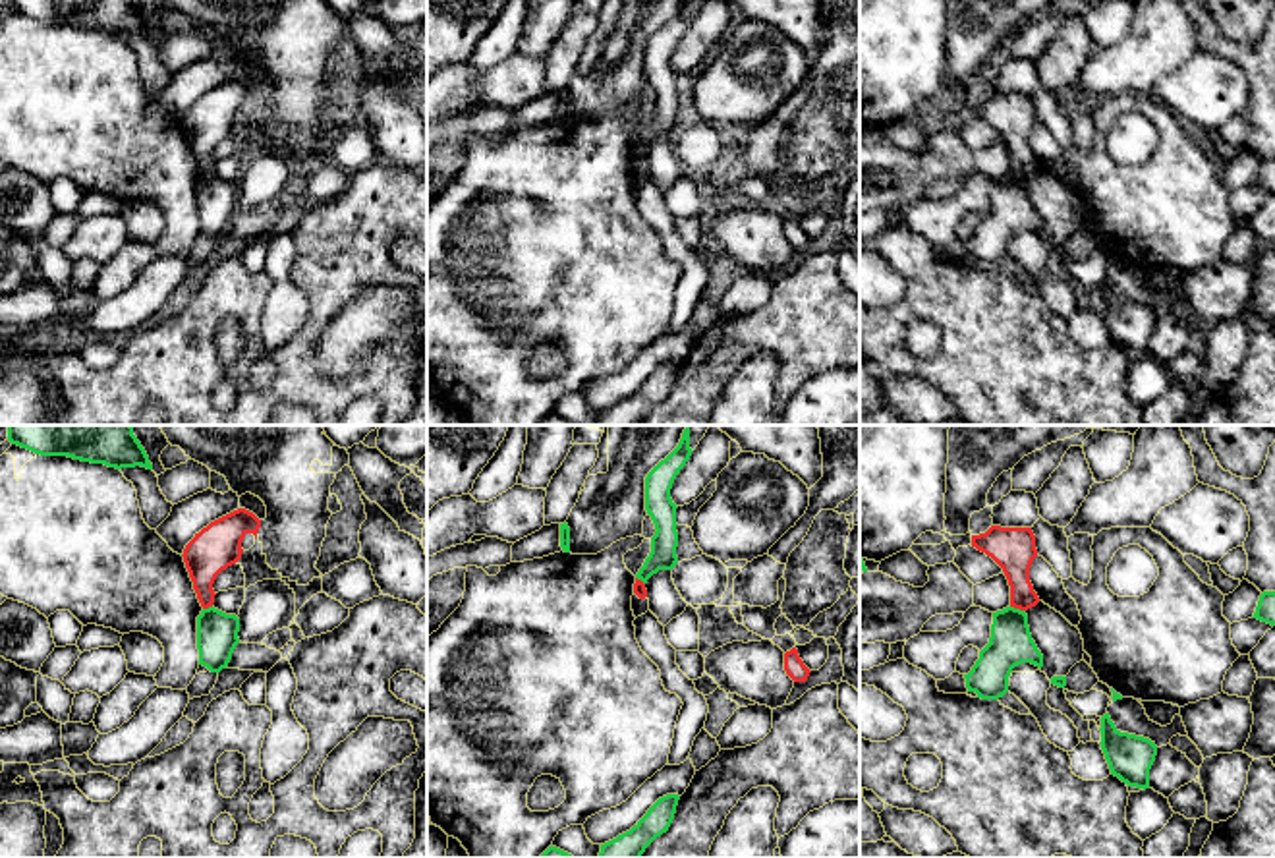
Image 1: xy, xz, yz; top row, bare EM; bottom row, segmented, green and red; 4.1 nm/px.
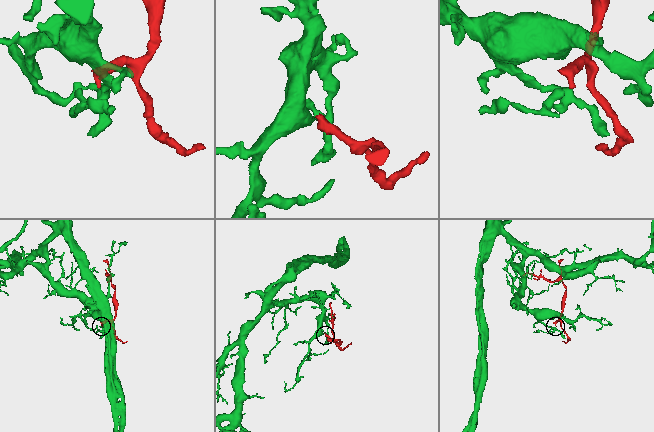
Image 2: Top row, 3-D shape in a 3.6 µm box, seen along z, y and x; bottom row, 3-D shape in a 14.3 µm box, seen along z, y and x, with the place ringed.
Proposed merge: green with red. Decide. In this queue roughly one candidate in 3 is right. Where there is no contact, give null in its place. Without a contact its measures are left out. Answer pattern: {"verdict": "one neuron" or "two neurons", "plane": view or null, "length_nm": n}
{"verdict": "two neurons", "plane": "yz", "length_nm": 70}

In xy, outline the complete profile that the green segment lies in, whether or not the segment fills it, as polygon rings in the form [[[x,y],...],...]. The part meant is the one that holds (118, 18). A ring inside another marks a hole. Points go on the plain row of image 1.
[[[8,0],[8,8],[41,23],[68,23],[116,37],[153,37],[133,0]]]

